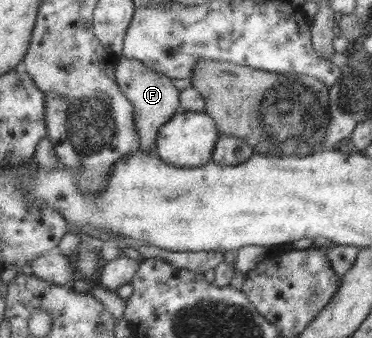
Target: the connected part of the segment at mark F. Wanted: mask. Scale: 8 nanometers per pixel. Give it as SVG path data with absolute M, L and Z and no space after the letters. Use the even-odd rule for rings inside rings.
M117 57L114 67L115 83L127 97L133 107L134 125L139 136L140 149L143 152L155 152L158 128L164 125L171 116L180 111L178 90L171 84L171 80L163 74L145 68L141 62Z

